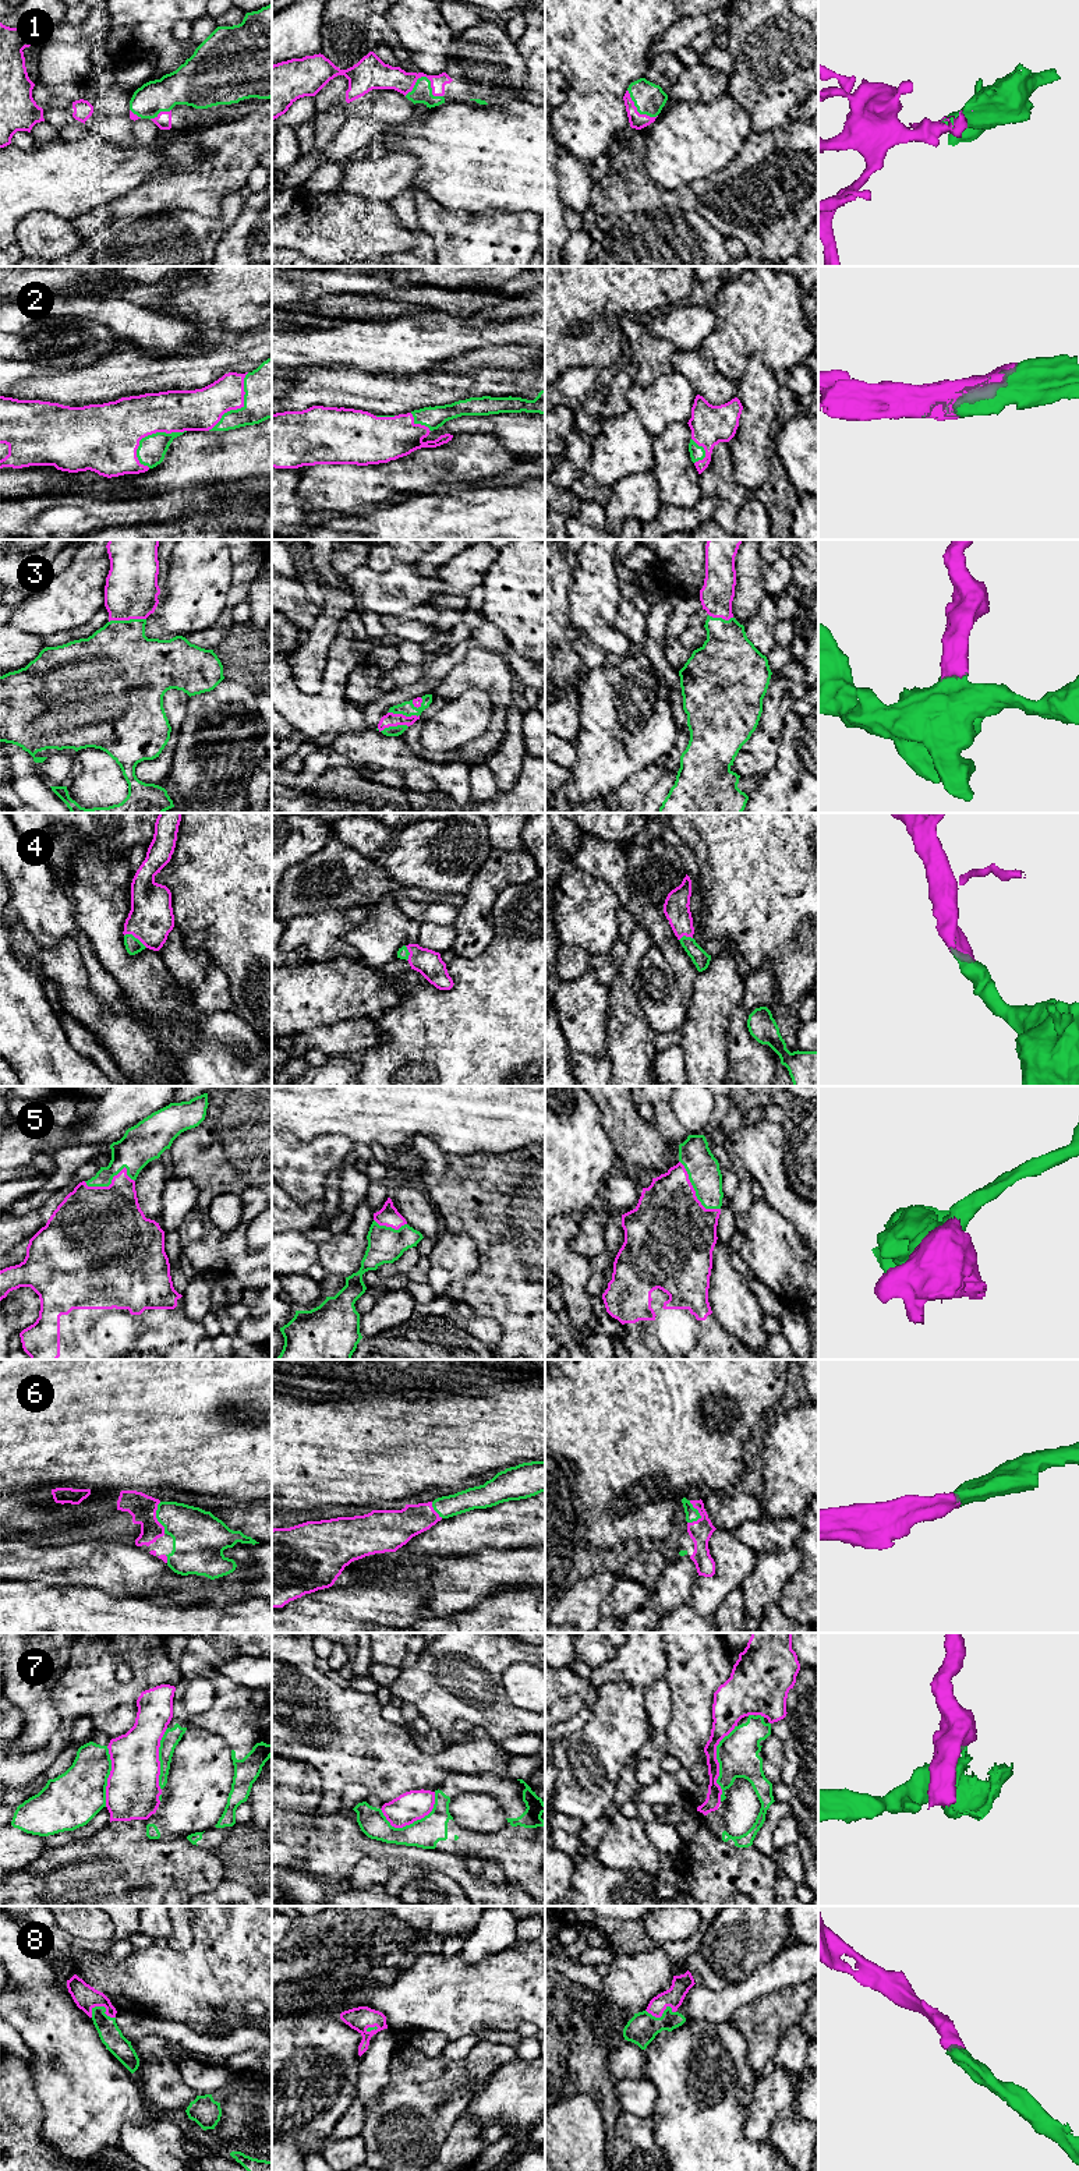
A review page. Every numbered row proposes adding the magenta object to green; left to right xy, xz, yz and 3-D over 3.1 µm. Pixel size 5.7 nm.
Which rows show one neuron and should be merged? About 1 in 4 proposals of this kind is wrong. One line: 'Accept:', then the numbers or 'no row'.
Accept: 1, 2, 3, 4, 5, 6, 8

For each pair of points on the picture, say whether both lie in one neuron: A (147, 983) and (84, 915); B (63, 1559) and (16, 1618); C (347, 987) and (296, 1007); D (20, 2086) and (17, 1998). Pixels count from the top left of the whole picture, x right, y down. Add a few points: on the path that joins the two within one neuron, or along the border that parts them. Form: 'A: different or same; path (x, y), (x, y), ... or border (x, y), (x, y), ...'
A: same; path (130, 966), (108, 944), (106, 937), (101, 932)
B: different; border (14, 1580), (42, 1580), (55, 1584), (77, 1586)
C: same; path (335, 992), (308, 996)
D: different; border (27, 2064), (32, 2086), (38, 2095)

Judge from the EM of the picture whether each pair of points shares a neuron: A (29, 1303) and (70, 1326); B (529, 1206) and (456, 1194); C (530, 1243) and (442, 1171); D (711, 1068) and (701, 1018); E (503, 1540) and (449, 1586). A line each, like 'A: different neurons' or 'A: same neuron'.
A: different neurons
B: same neuron
C: same neuron
D: same neuron
E: different neurons

